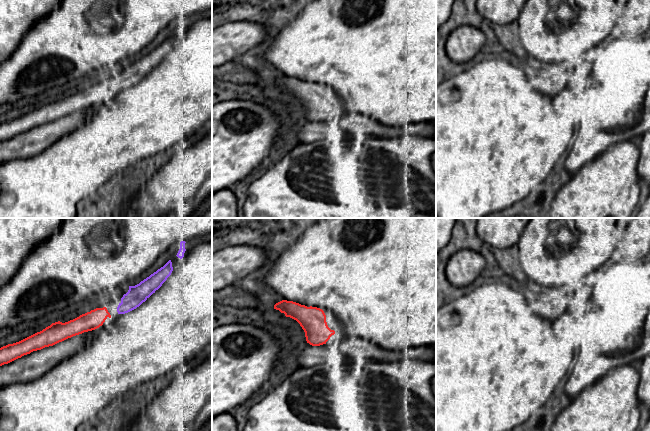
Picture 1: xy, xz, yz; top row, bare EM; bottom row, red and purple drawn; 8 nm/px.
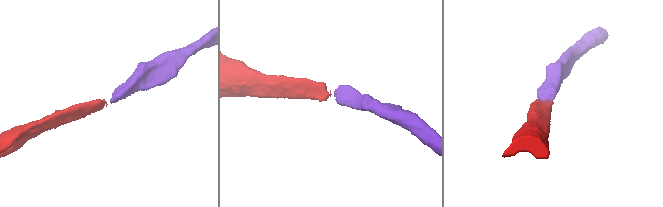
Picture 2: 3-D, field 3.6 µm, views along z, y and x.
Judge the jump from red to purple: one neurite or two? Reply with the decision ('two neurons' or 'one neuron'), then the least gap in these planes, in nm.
one neuron; 60 nm apart

